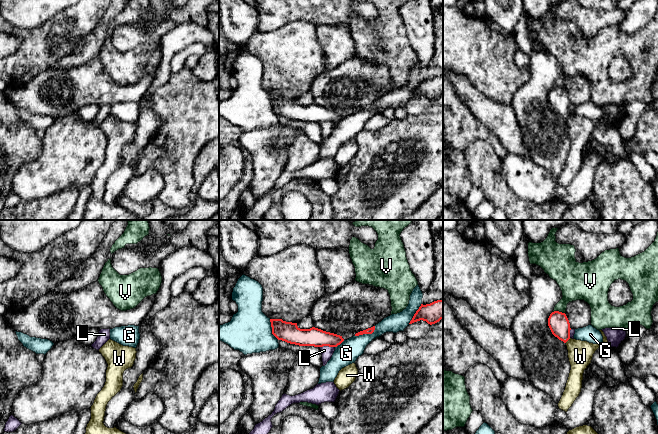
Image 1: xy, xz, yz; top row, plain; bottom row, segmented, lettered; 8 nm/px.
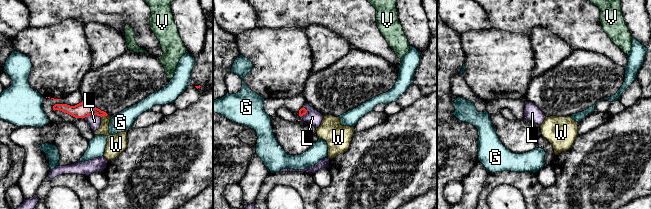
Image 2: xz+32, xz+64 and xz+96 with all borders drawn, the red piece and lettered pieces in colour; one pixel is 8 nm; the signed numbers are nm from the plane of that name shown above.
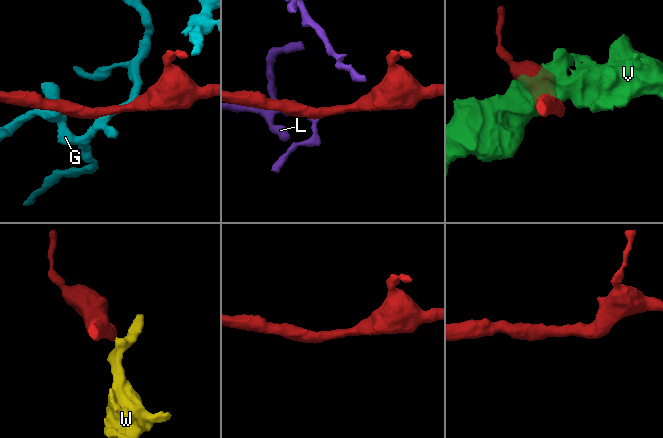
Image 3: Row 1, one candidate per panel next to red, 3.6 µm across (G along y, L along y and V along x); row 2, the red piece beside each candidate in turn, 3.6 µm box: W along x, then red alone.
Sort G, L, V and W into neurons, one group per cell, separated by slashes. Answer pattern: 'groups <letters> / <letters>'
groups G / L / V / W

